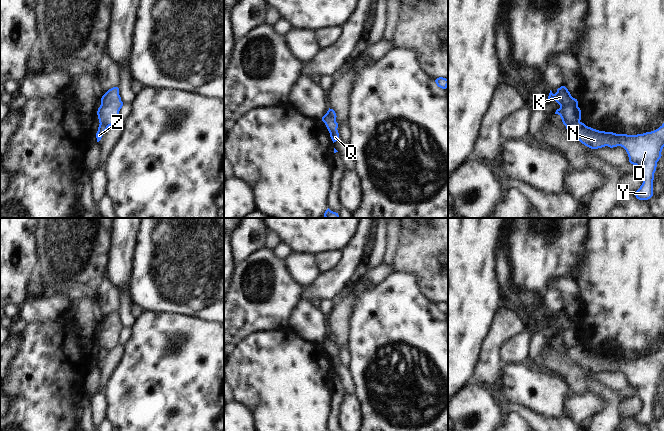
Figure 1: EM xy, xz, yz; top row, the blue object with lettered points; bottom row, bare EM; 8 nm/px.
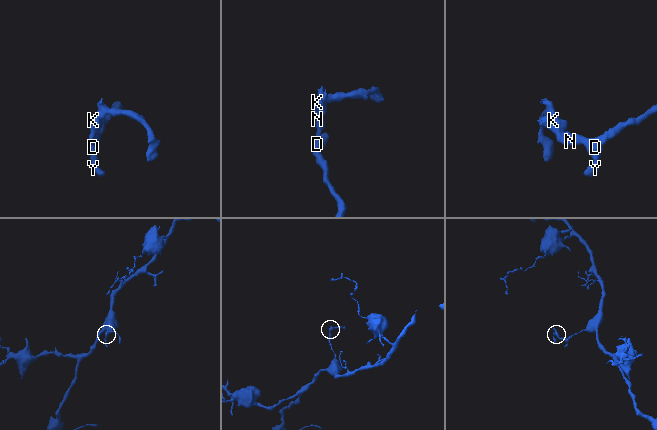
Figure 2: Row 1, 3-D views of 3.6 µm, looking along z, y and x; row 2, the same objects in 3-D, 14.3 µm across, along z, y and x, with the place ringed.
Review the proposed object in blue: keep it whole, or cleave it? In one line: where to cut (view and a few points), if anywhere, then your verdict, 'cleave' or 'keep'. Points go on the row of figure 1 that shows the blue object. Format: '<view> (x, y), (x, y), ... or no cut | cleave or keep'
yz (579, 121), (566, 126) | cleave

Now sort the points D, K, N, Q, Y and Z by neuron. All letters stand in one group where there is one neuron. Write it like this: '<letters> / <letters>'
D N Q Y Z / K

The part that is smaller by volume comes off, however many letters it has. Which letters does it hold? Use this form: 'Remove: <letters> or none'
Remove: K

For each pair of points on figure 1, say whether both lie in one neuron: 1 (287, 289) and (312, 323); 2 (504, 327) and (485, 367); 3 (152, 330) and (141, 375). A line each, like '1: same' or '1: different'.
1: different
2: same
3: same

